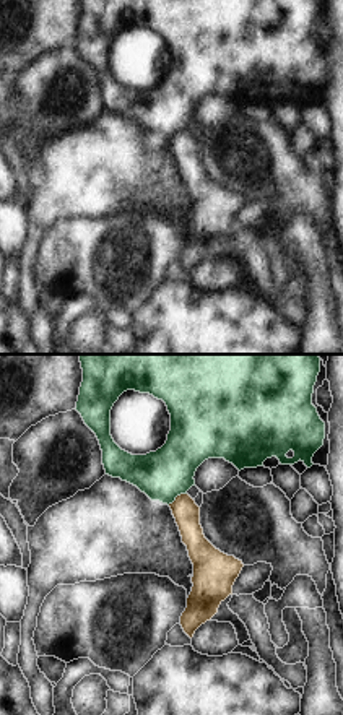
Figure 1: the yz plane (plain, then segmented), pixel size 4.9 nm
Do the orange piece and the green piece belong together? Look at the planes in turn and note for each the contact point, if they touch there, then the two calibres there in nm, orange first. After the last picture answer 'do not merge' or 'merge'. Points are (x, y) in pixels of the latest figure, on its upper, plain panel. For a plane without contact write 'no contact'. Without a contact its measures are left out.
(176, 134) | 130/260 nm

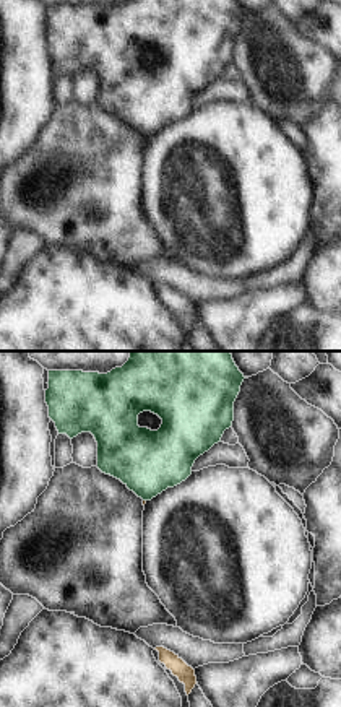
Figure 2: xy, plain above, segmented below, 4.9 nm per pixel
no contact

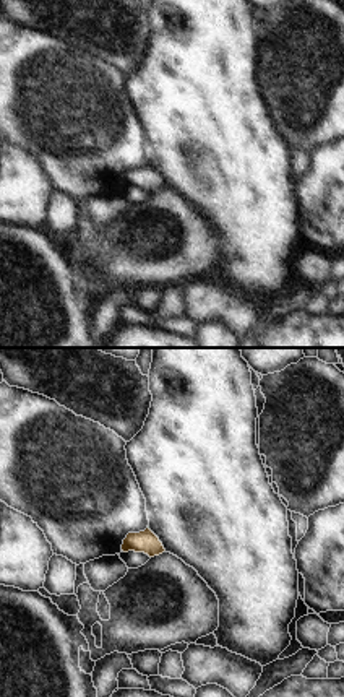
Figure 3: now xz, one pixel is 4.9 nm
no contact

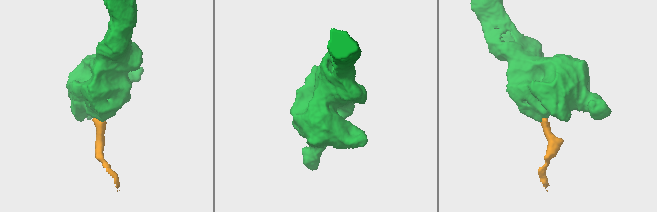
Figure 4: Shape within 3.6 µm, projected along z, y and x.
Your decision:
do not merge

